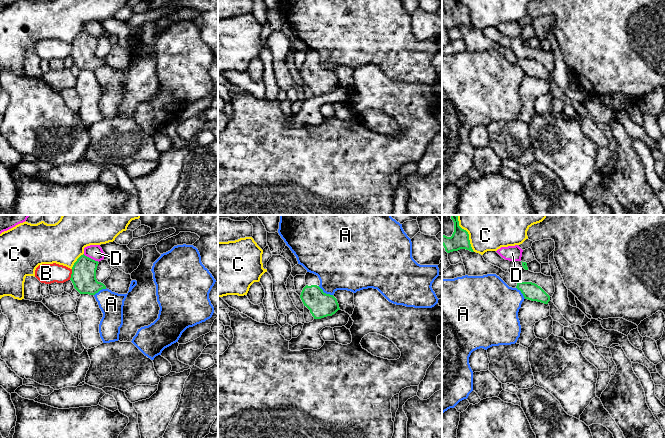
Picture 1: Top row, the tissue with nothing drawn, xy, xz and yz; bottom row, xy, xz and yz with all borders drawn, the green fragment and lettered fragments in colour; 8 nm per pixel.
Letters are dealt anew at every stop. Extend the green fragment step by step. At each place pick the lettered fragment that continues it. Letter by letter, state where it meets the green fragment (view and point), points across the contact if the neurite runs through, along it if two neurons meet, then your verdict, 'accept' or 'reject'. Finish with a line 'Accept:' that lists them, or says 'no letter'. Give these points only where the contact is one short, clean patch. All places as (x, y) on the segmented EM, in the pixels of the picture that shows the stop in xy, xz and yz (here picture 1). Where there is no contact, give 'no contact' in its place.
A: contact xz (325, 293); border xz (318, 286), (324, 292), (332, 295); reject
B: contact xy (71, 274); border xy (72, 269), (69, 279); reject
C: contact yz (467, 233); reject
D: contact xy (90, 258); reject
Accept: no letter

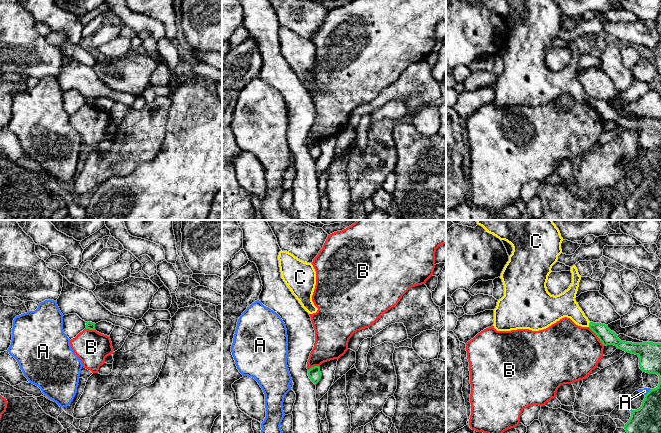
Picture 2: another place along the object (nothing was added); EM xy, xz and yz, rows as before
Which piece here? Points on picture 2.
A: contact yz (648, 392); reject
B: contact yz (597, 336); border yz (588, 327), (604, 345); reject
C: contact yz (589, 324); border yz (590, 322), (588, 326); reject
Accept: no letter

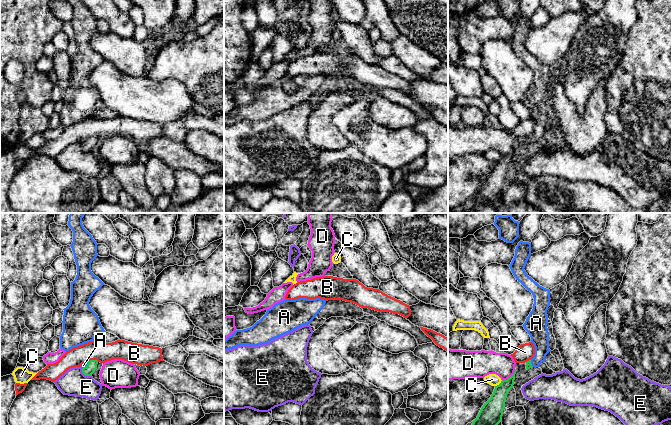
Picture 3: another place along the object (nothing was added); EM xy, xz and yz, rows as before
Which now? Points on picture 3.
A: contact xy (86, 366); way xy (92, 364), (86, 366), (83, 365); accept
B: contact xy (92, 360); border xy (98, 361), (89, 360), (87, 362); reject
C: contact yz (499, 384); border yz (501, 380), (495, 386); reject
D: contact yz (509, 377); reject
E: contact xy (85, 375); reject
Accept: A

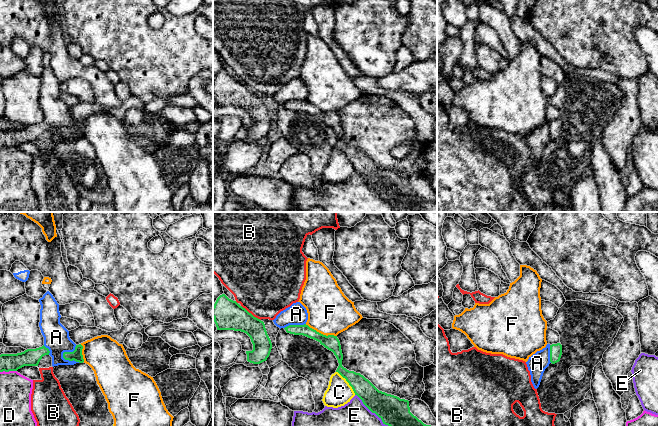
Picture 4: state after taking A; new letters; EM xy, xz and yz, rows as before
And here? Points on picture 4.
A: contact xy (67, 352); border xy (76, 345), (72, 351), (65, 351), (63, 353), (65, 360); reject
B: contact xz (250, 313); reject
C: contact xz (347, 381); reject
D: contact xy (8, 371); reject
E: contact xz (371, 411); reject
F: contact xz (320, 333); reject
Accept: no letter

